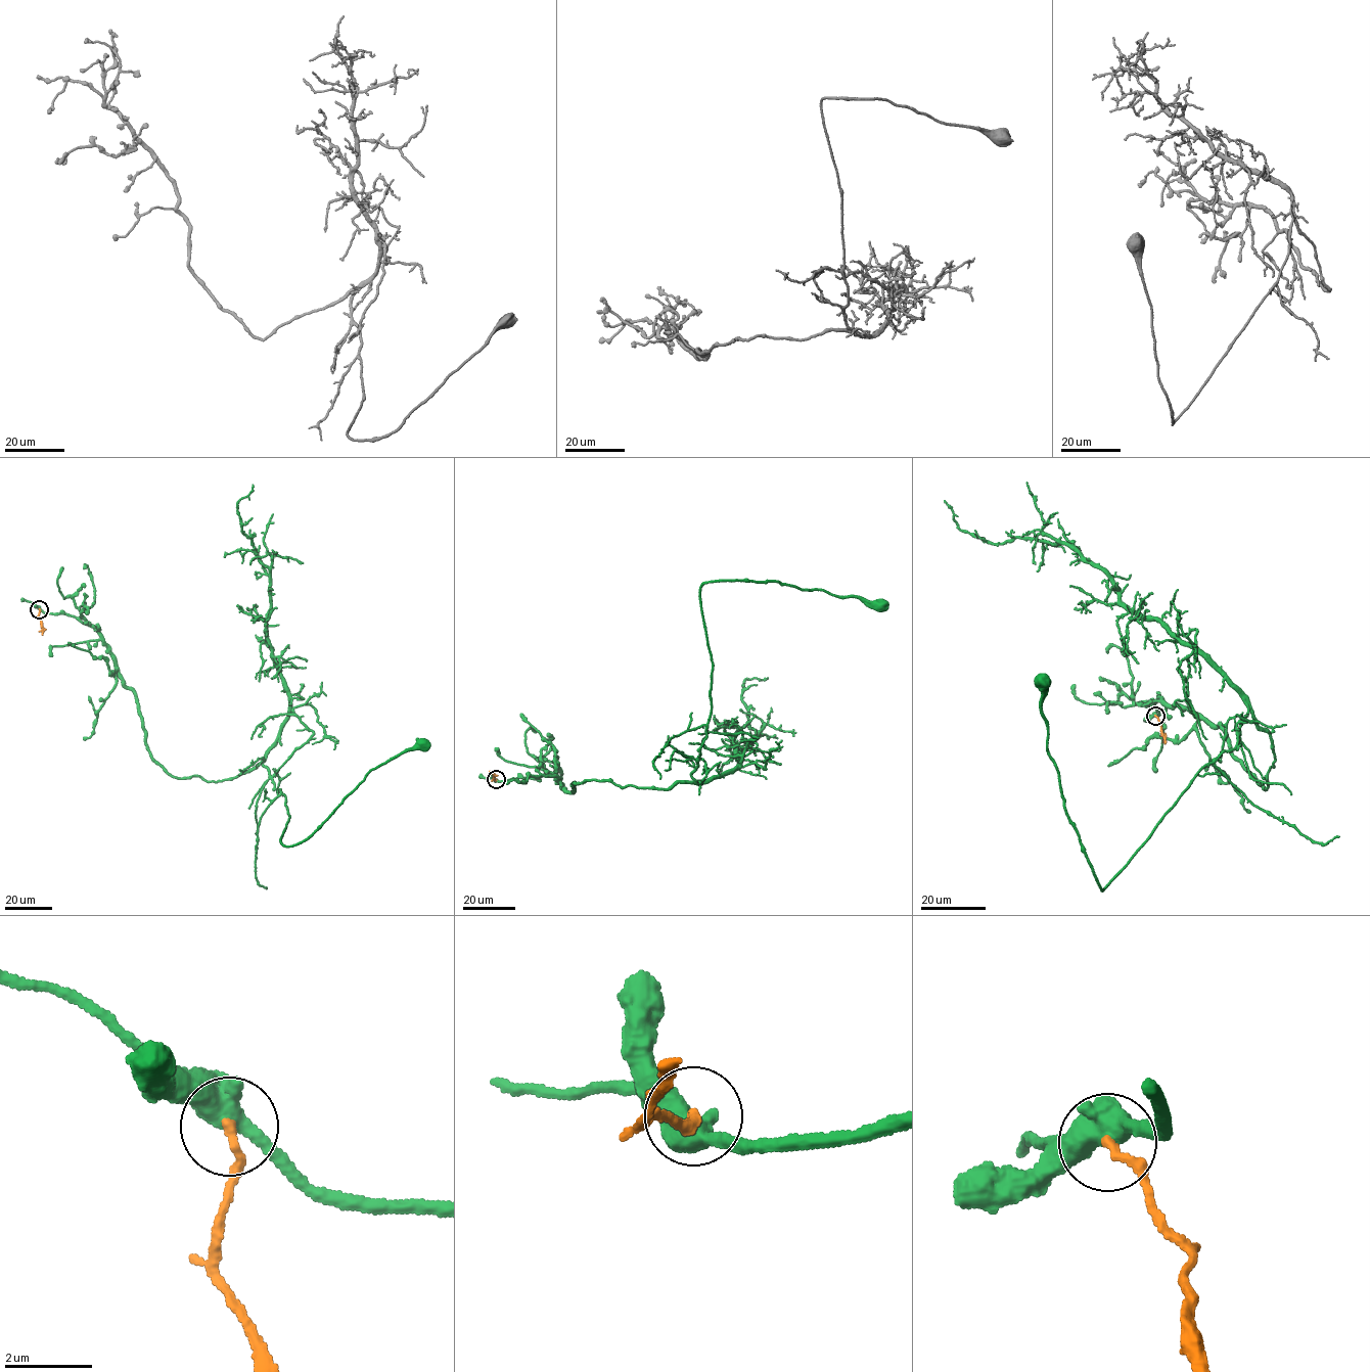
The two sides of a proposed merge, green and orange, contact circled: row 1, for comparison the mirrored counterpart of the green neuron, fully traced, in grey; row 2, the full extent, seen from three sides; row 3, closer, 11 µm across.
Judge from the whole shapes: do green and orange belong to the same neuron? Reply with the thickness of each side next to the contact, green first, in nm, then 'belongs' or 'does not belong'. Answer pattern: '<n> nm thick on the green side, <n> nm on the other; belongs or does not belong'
480 nm thick on the green side, 200 nm on the other; does not belong

